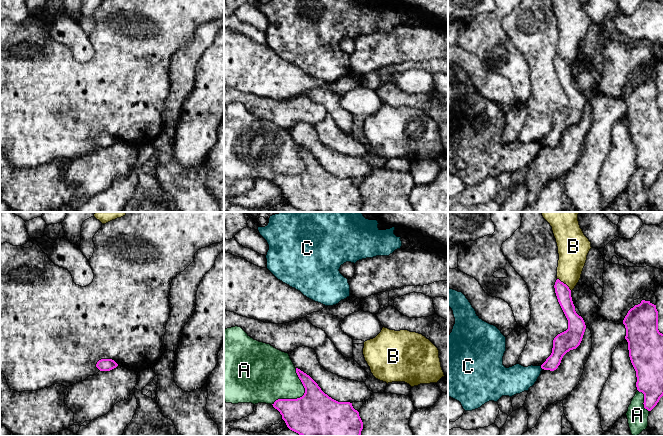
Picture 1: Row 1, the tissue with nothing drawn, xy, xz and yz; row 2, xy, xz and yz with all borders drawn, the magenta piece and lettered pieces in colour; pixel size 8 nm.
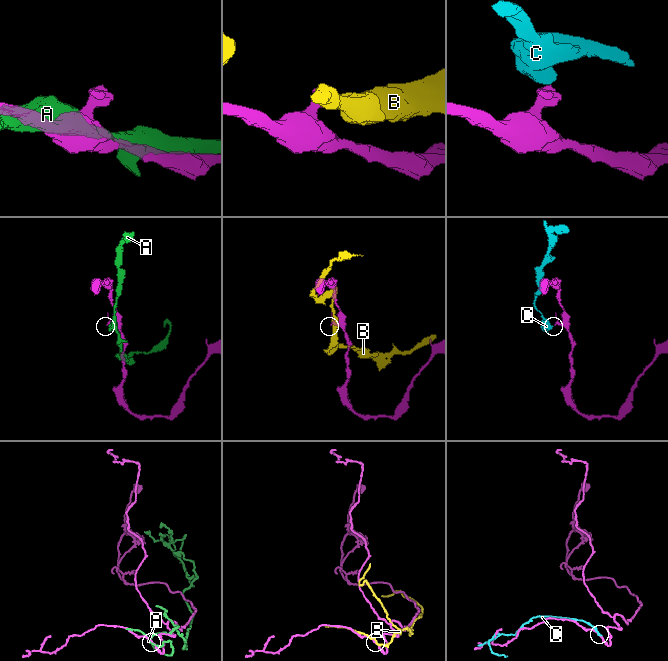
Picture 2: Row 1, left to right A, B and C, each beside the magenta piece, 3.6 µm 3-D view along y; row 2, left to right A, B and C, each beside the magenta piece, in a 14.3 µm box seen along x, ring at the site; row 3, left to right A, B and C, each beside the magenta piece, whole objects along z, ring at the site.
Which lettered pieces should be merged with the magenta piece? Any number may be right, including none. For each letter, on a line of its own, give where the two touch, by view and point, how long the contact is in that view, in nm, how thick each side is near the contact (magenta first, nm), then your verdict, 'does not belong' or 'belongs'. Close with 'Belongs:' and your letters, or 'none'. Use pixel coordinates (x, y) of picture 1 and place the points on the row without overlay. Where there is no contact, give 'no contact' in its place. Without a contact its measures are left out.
A: contact xz (300, 173); length 360 nm; calibres 400 and 340 nm; does not belong
B: contact yz (563, 59); length 160 nm; calibres 120 and 220 nm; does not belong
C: contact yz (541, 143); length 30 nm; calibres 150 and 220 nm; does not belong
Belongs: none

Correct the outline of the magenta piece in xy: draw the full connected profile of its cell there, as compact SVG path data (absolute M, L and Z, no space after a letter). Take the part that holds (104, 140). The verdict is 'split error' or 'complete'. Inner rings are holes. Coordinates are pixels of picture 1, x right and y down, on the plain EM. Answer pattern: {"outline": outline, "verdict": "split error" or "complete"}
{"outline": "M101 135L97 138L96 143L100 147L110 147L116 144L118 140L112 135Z", "verdict": "complete"}

